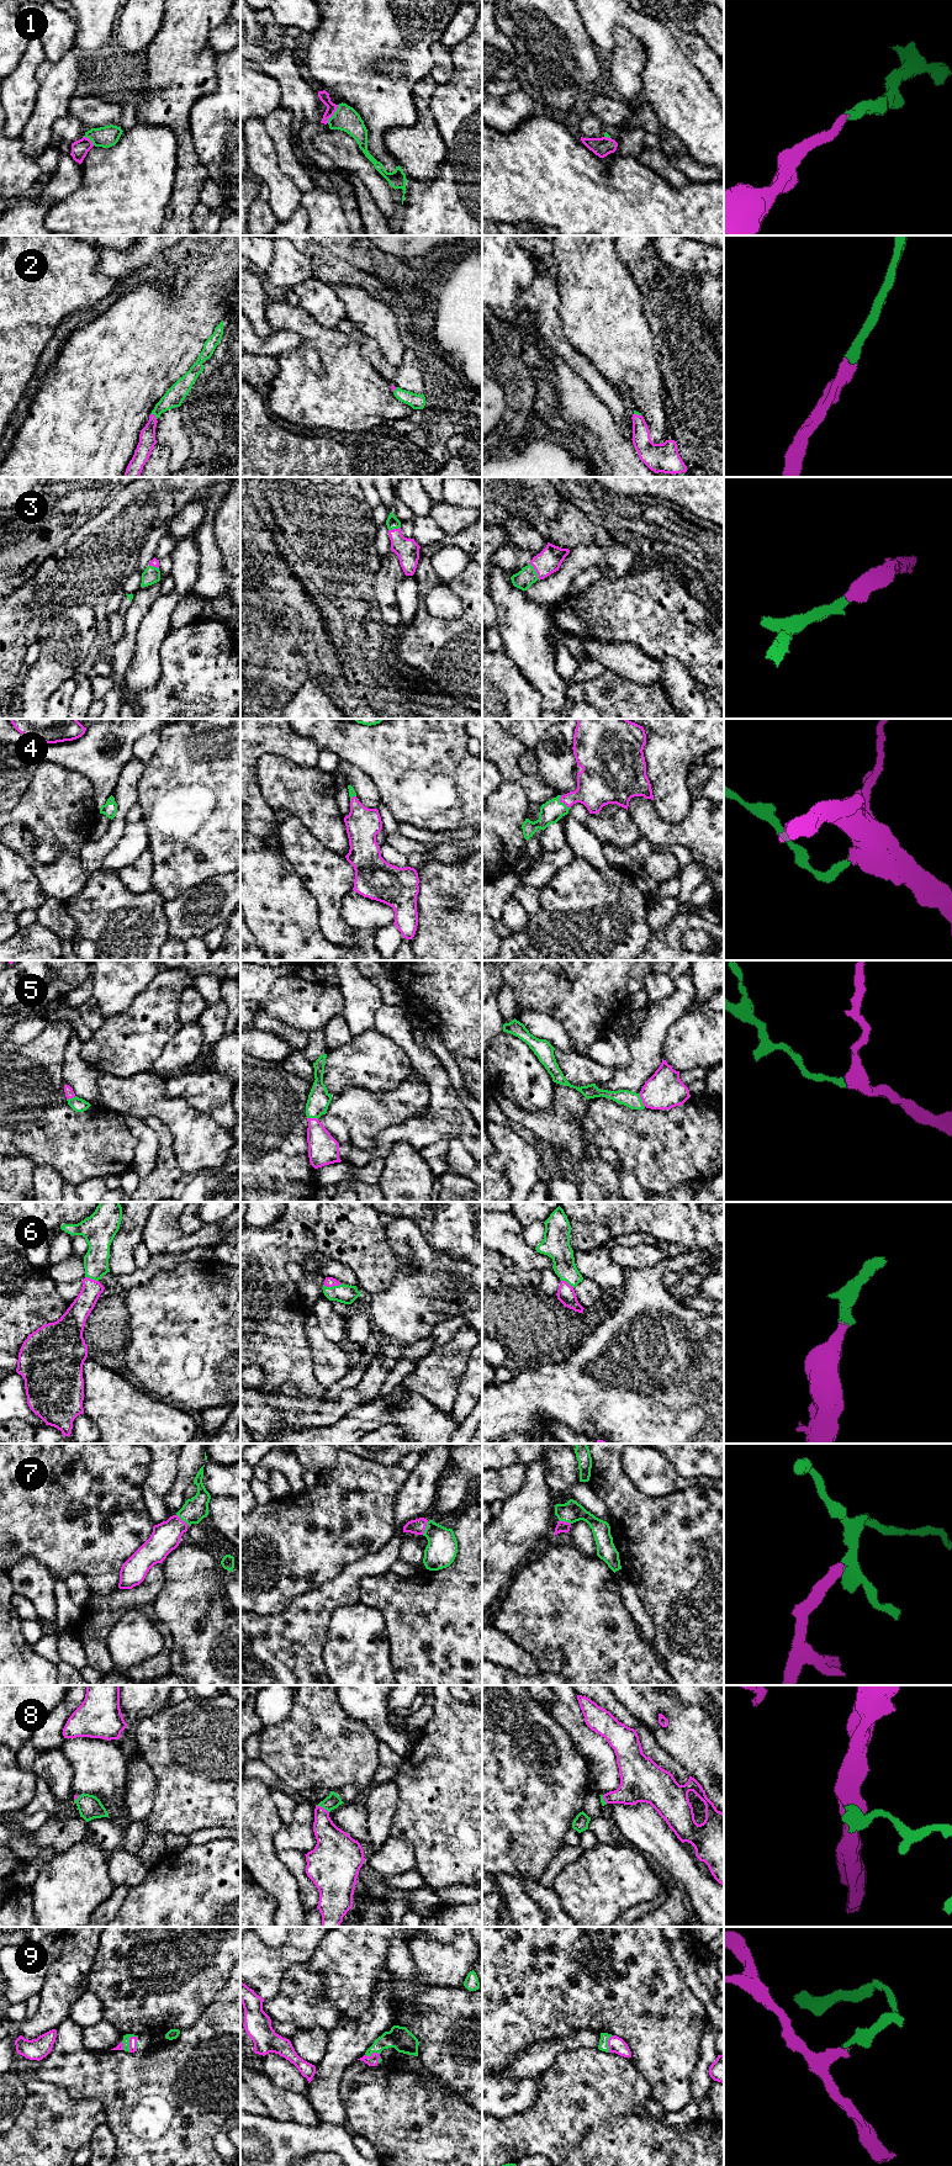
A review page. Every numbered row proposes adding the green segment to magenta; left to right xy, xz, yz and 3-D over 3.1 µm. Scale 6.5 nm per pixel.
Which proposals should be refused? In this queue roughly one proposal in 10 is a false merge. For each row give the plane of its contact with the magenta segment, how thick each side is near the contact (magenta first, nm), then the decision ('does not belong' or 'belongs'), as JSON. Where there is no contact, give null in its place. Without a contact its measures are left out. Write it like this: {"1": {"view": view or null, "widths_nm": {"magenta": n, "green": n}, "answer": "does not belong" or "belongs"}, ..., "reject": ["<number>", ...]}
{"1": {"view": "xz", "widths_nm": {"magenta": 70, "green": 160}, "answer": "belongs"}, "2": {"view": "xy", "widths_nm": {"magenta": 110, "green": 120}, "answer": "belongs"}, "3": {"view": "yz", "widths_nm": {"magenta": 160, "green": 120}, "answer": "belongs"}, "4": {"view": "yz", "widths_nm": {"magenta": 280, "green": 150}, "answer": "belongs"}, "5": {"view": "yz", "widths_nm": {"magenta": 240, "green": 110}, "answer": "belongs"}, "6": {"view": "xz", "widths_nm": {"magenta": 60, "green": 130}, "answer": "belongs"}, "7": {"view": "xz", "widths_nm": {"magenta": 100, "green": 200}, "answer": "belongs"}, "8": {"view": "xz", "widths_nm": {"magenta": 200, "green": 90}, "answer": "belongs"}, "9": {"view": "xy", "widths_nm": {"magenta": 50, "green": 50}, "answer": "belongs"}, "reject": []}

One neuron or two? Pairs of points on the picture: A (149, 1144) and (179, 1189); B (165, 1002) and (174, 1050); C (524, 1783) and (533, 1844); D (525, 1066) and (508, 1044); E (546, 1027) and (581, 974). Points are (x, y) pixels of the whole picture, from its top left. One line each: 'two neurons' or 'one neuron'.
A: two neurons
B: two neurons
C: one neuron
D: one neuron
E: two neurons

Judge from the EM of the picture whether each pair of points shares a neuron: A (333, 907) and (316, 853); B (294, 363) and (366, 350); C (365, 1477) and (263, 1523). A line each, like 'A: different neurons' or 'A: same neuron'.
A: same neuron
B: different neurons
C: same neuron

